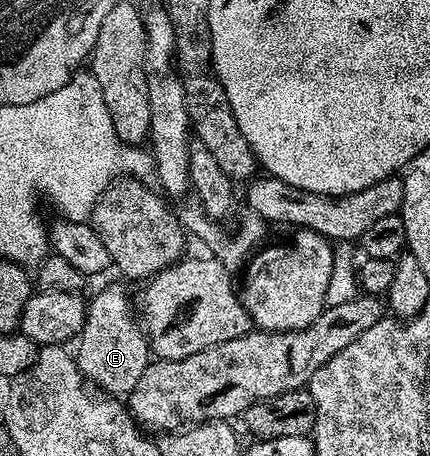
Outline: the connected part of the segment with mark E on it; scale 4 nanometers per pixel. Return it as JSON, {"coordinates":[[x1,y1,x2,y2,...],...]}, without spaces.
{"coordinates":[[107,286,95,299,87,302,87,315,83,330,77,339,77,361,79,370,92,387,108,396,130,396,141,380,141,372,152,361,143,327,136,311,133,298,119,286]]}

